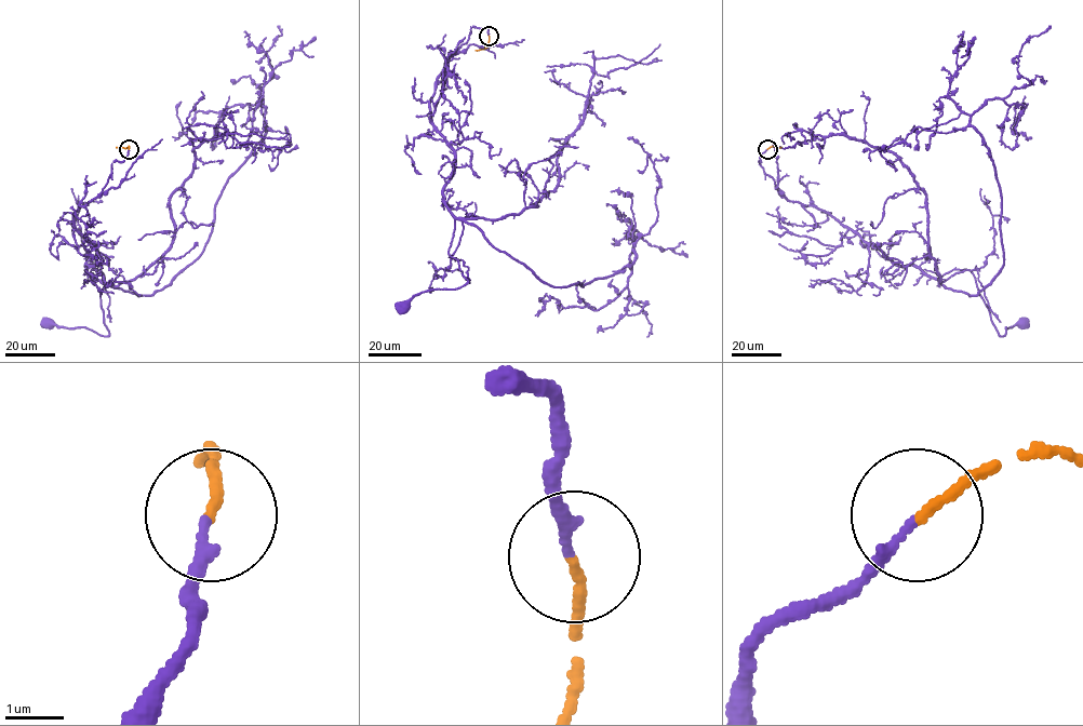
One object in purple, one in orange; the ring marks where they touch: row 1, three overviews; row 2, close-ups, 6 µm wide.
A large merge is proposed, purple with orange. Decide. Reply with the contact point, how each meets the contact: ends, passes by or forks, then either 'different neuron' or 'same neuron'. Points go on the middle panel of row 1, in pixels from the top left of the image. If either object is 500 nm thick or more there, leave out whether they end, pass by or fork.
at (489, 36); purple ends there; orange ends there; same neuron

